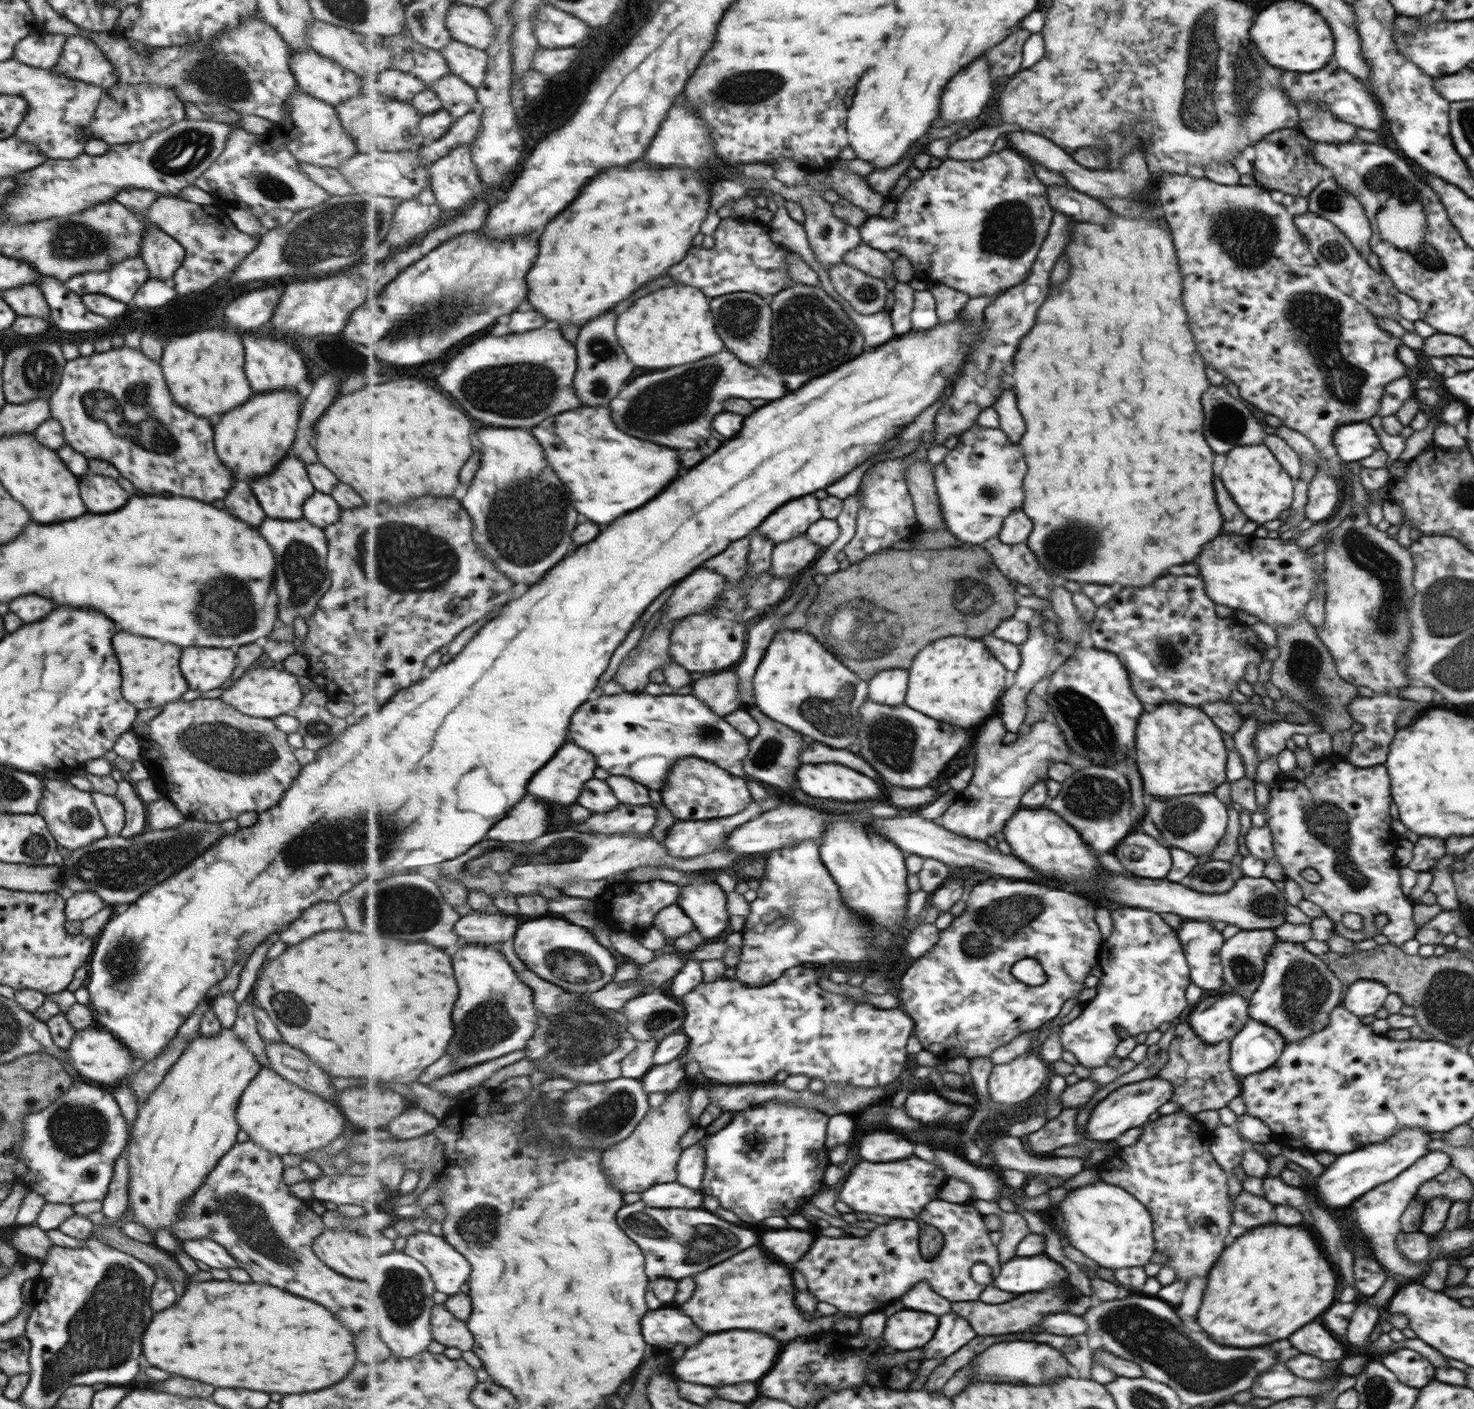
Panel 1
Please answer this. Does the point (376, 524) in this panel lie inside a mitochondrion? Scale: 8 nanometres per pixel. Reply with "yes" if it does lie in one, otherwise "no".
yes

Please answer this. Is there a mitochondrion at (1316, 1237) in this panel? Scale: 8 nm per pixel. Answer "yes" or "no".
no

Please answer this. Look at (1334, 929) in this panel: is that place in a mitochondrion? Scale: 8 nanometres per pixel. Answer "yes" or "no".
no

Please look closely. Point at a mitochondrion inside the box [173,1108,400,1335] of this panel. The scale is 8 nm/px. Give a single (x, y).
(248, 1223)

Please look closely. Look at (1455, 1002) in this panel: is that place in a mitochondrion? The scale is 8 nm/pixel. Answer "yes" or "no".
yes

